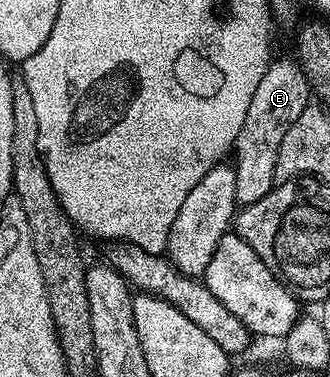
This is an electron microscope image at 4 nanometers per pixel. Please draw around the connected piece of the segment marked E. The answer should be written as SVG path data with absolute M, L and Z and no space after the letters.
M275 57L266 67L260 85L252 95L252 104L248 104L244 128L240 128L240 136L234 141L232 162L236 172L236 200L239 207L268 196L268 192L274 189L276 156L280 156L280 144L284 144L284 136L288 128L296 124L300 112L304 112L304 108L311 105L310 81L306 79L301 65L291 58Z

